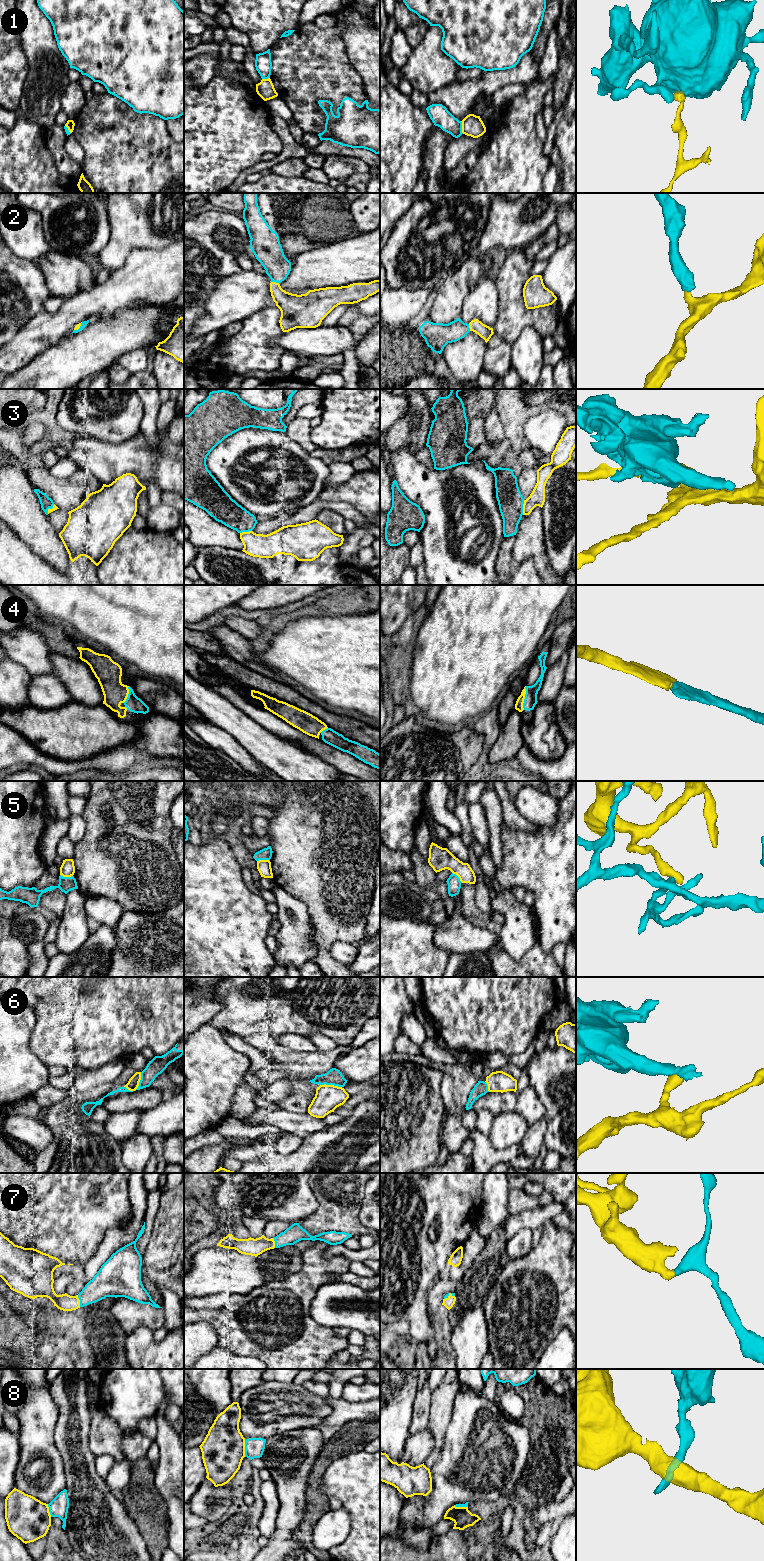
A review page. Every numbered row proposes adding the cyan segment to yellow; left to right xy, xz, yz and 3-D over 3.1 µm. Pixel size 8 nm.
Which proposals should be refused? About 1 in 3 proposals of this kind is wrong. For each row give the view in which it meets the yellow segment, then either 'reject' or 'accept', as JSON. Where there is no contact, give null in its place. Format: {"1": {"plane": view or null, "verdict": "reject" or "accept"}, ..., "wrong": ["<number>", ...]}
{"1": {"plane": "yz", "verdict": "reject"}, "2": {"plane": "xz", "verdict": "accept"}, "3": {"plane": "yz", "verdict": "reject"}, "4": {"plane": "yz", "verdict": "accept"}, "5": {"plane": "xy", "verdict": "reject"}, "6": {"plane": "xz", "verdict": "reject"}, "7": {"plane": "xy", "verdict": "accept"}, "8": {"plane": "xz", "verdict": "reject"}, "wrong": ["1", "3", "5", "6", "8"]}

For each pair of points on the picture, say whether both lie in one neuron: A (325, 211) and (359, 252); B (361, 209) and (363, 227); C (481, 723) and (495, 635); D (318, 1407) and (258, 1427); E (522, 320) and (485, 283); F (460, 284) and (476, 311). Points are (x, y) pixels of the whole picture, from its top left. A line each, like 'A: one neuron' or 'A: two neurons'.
A: two neurons
B: one neuron
C: two neurons
D: one neuron
E: two neurons
F: two neurons

